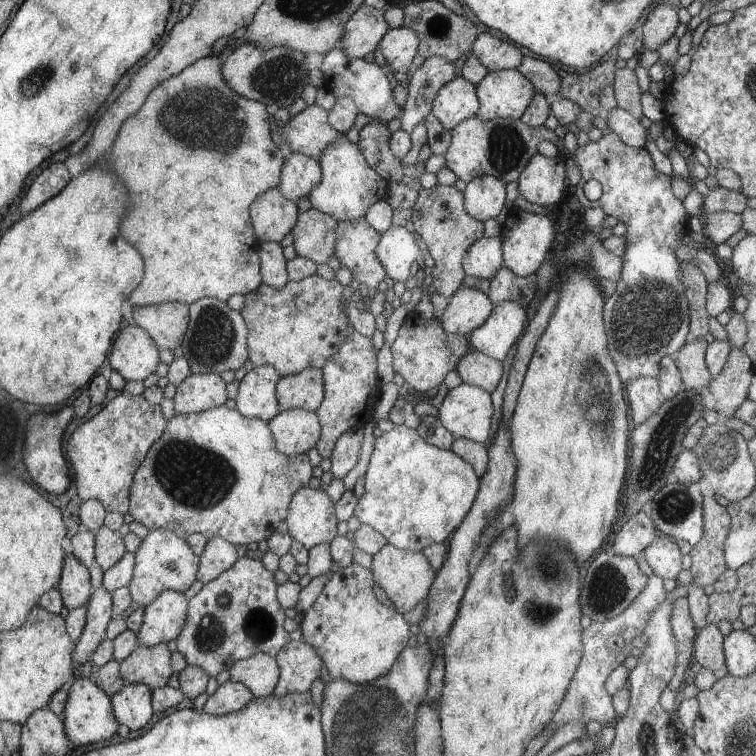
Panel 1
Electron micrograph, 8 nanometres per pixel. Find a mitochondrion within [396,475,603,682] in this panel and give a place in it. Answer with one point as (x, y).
(556, 570)

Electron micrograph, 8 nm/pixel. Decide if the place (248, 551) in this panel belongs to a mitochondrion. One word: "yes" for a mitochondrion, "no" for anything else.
no

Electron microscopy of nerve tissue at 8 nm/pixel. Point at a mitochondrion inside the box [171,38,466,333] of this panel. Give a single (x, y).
(276, 78)

